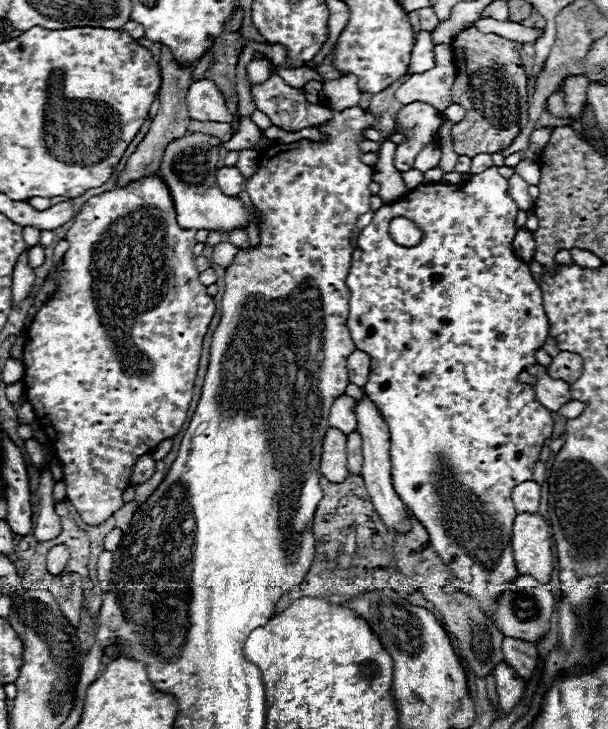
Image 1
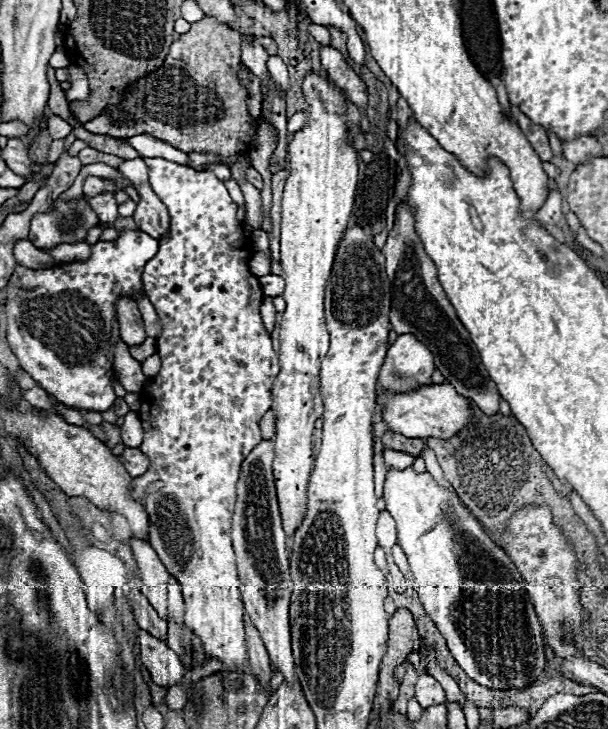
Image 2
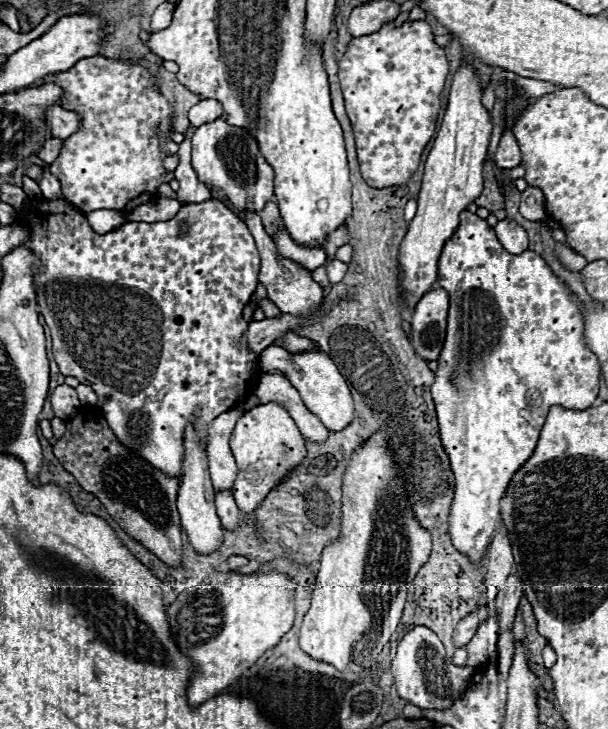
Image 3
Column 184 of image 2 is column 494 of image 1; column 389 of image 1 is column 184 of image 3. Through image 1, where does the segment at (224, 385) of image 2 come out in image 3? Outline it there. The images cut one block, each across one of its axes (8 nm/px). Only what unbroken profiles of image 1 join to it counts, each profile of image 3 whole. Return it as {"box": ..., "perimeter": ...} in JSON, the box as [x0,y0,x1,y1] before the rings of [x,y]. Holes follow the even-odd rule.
{"box":[16,198,260,478],"perimeter":[[[30,198],[26,202],[26,212],[22,212],[16,222],[20,222],[28,230],[28,240],[24,240],[20,246],[30,248],[42,262],[42,266],[38,268],[38,274],[34,274],[36,302],[38,302],[40,314],[44,316],[46,324],[52,332],[52,354],[54,354],[54,360],[56,360],[60,372],[64,376],[78,378],[82,384],[90,382],[86,386],[92,386],[94,392],[98,394],[96,406],[102,410],[110,430],[120,438],[120,442],[124,442],[124,446],[128,446],[136,454],[146,458],[158,470],[164,470],[166,474],[172,474],[178,478],[182,474],[182,470],[180,470],[182,456],[184,456],[182,442],[184,442],[184,428],[188,426],[188,422],[194,420],[194,416],[196,416],[194,428],[206,442],[208,424],[214,418],[218,418],[222,412],[228,412],[238,402],[242,402],[246,396],[250,396],[250,392],[256,388],[256,382],[260,378],[258,354],[252,354],[252,352],[244,350],[244,346],[240,346],[240,334],[244,334],[244,326],[248,326],[248,322],[242,318],[242,308],[244,308],[244,304],[248,304],[250,296],[256,290],[256,284],[258,284],[256,278],[258,278],[258,268],[260,268],[260,256],[258,256],[258,250],[256,250],[250,230],[246,228],[246,224],[242,220],[238,220],[218,200],[208,200],[202,204],[184,204],[180,208],[180,212],[172,220],[166,220],[166,222],[150,222],[150,224],[148,222],[128,222],[108,234],[96,234],[90,228],[86,214],[82,210],[78,210],[66,198],[56,198],[56,200]],[[182,228],[186,228],[184,234],[180,234]]]}

